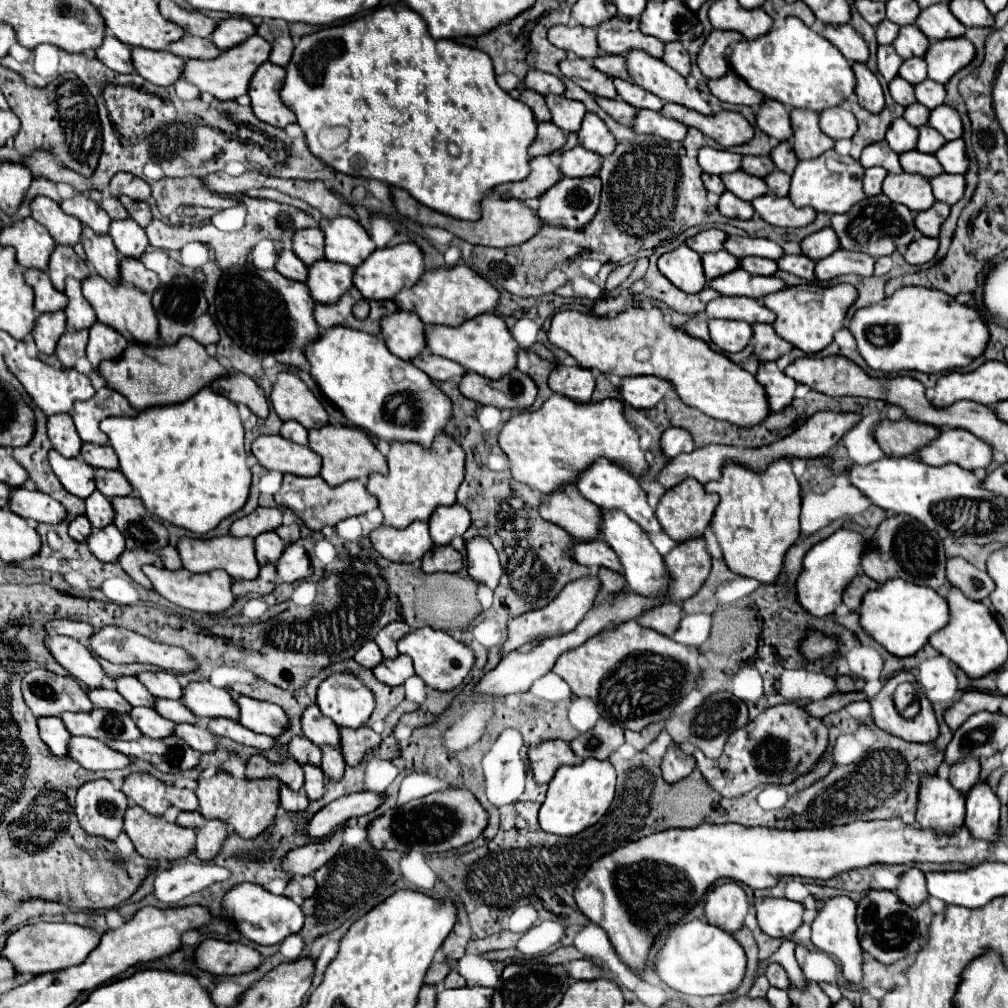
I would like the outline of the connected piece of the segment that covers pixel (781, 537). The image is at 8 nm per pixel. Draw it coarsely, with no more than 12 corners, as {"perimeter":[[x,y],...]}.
{"perimeter":[[788,459],[706,483],[728,567],[764,585],[800,537]]}

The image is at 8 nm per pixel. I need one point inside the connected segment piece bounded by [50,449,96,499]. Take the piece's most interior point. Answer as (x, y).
(75, 475)

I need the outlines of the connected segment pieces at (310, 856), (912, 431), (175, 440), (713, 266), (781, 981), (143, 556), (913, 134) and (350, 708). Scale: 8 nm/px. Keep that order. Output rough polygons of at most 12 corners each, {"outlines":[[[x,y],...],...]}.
{"outlines":[[[338,831],[326,843],[292,849],[282,859],[290,877],[312,875],[342,845]],[[882,419],[874,439],[886,457],[912,457],[938,429]],[[230,399],[108,417],[148,515],[196,535],[246,505]],[[728,251],[702,255],[708,281],[732,273],[740,259]],[[776,963],[768,965],[764,975],[772,987],[788,989],[790,979]],[[130,551],[120,555],[120,567],[142,587],[154,589],[142,565],[162,567],[156,553]],[[900,117],[886,141],[898,155],[916,149],[918,129]],[[334,673],[318,707],[338,727],[364,727],[374,695],[358,677]]]}

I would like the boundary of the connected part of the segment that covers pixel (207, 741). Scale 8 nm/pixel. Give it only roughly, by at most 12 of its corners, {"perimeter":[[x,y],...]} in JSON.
{"perimeter":[[176,725],[176,735],[198,753],[218,749],[216,735],[194,725]]}

